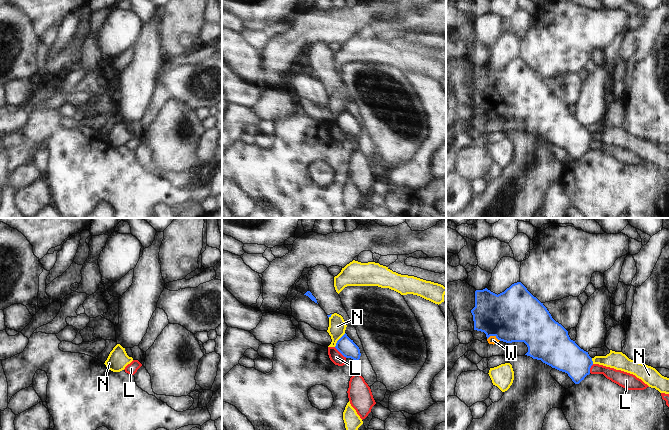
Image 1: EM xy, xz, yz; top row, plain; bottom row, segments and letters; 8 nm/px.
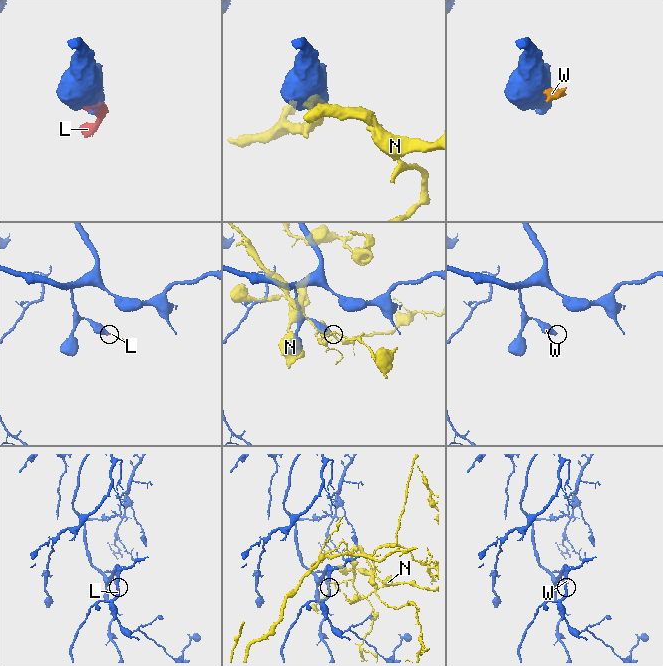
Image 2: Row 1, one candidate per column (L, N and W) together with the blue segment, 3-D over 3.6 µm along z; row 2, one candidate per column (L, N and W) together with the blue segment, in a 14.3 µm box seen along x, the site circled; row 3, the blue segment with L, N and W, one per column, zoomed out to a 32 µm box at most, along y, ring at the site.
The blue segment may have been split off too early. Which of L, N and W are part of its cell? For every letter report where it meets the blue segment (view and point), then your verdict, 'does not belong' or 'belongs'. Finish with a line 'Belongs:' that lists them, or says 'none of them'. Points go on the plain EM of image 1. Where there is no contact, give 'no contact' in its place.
L: xz (340, 128) | does not belong
N: xz (338, 116) | does not belong
W: yz (494, 111) | does not belong
Belongs: none of them

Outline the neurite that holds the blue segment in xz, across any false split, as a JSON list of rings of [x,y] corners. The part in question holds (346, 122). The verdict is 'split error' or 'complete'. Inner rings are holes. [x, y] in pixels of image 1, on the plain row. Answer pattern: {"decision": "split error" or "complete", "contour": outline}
{"decision": "complete", "contour": [[[345,109],[336,119],[335,124],[346,134],[359,137],[361,129],[359,123]]]}

